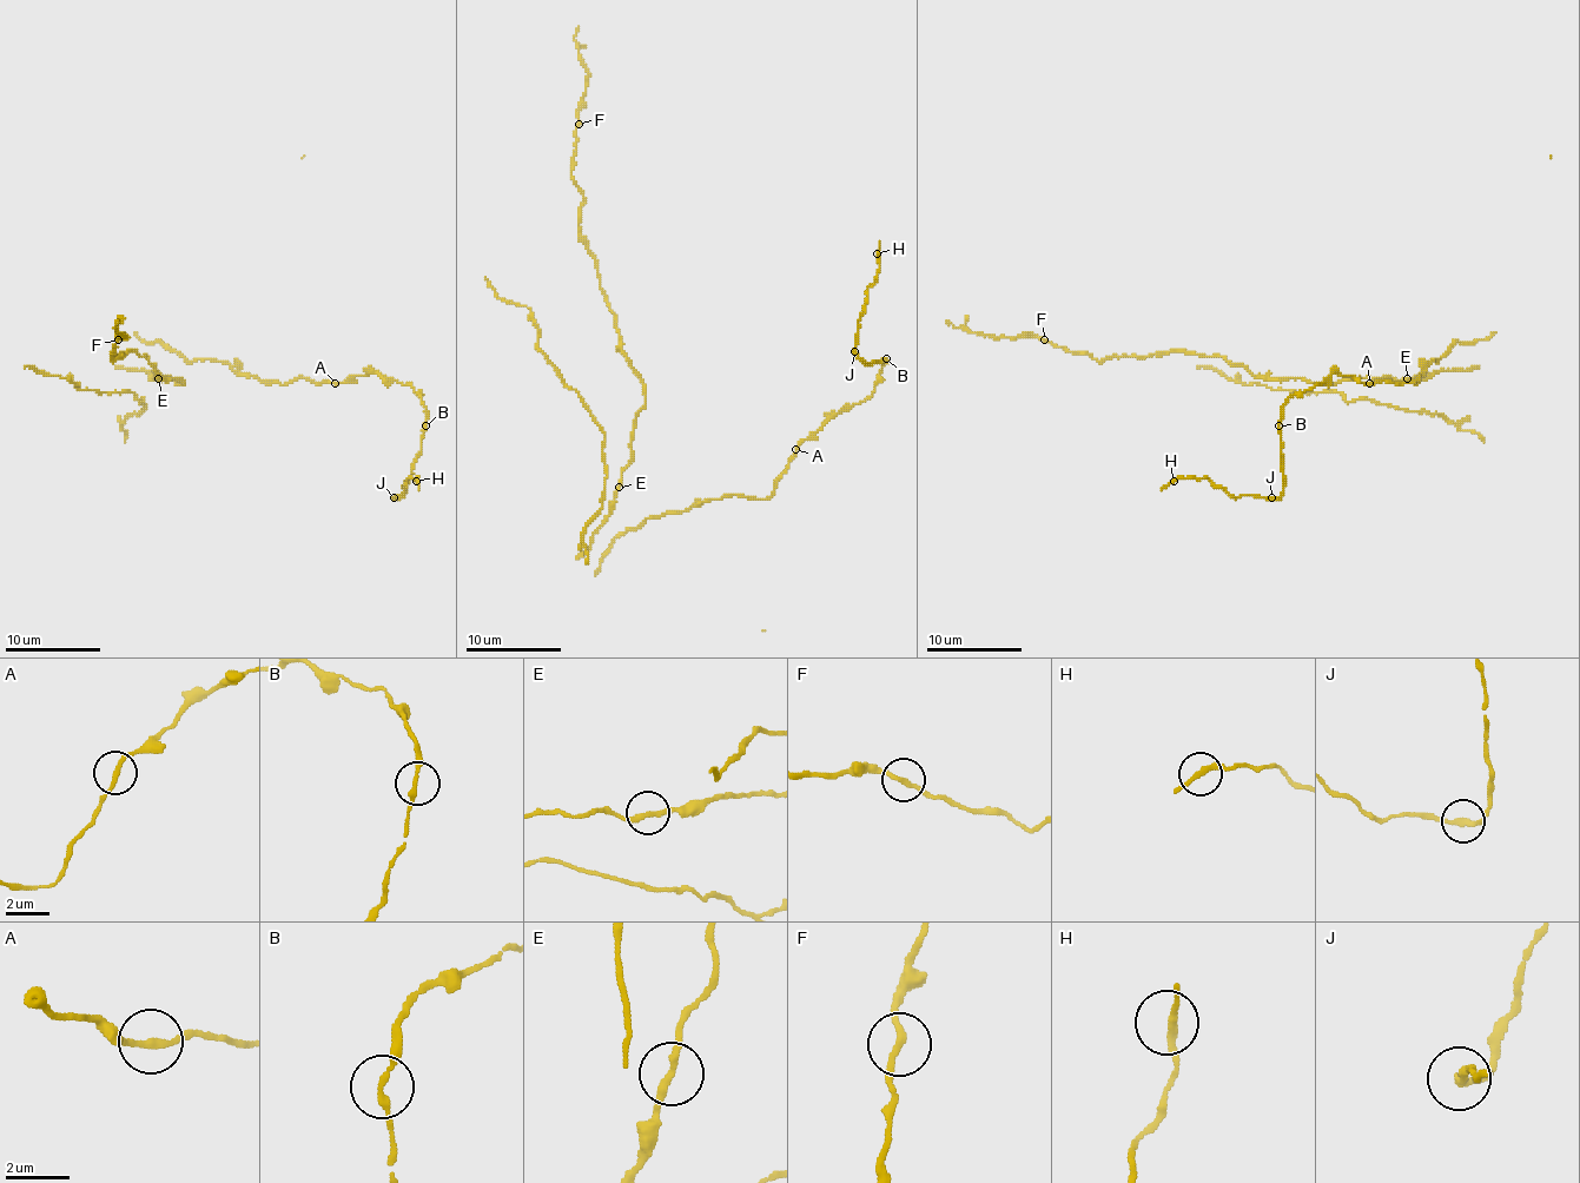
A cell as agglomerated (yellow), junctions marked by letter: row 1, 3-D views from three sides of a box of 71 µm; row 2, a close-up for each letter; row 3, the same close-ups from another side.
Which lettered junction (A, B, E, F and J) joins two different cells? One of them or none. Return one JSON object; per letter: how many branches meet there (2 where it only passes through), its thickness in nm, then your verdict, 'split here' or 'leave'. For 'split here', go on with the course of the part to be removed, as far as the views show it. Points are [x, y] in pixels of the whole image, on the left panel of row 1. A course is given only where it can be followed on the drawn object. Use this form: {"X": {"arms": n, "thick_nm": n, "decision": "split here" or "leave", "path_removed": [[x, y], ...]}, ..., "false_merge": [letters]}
{"A": {"arms": 2, "thick_nm": 200, "decision": "leave"}, "B": {"arms": 2, "thick_nm": 200, "decision": "leave"}, "E": {"arms": 2, "thick_nm": 220, "decision": "leave"}, "F": {"arms": 2, "thick_nm": 200, "decision": "leave"}, "J": {"arms": 2, "thick_nm": 200, "decision": "leave"}, "false_merge": []}

